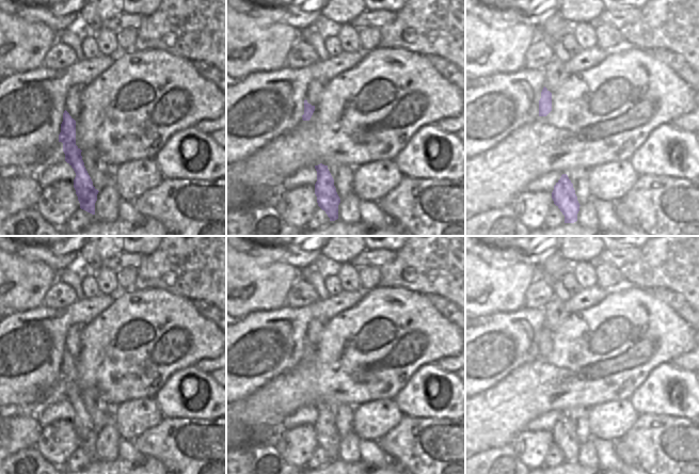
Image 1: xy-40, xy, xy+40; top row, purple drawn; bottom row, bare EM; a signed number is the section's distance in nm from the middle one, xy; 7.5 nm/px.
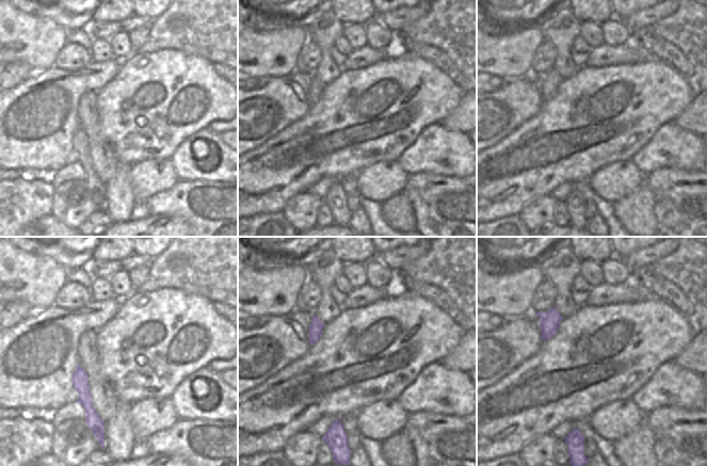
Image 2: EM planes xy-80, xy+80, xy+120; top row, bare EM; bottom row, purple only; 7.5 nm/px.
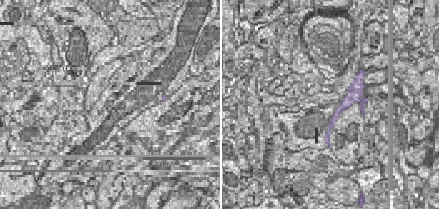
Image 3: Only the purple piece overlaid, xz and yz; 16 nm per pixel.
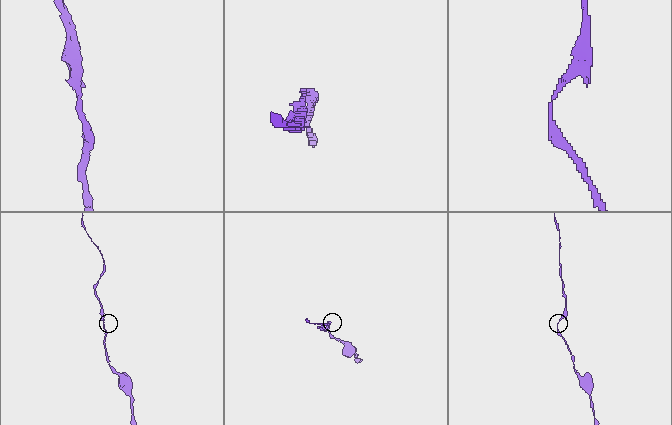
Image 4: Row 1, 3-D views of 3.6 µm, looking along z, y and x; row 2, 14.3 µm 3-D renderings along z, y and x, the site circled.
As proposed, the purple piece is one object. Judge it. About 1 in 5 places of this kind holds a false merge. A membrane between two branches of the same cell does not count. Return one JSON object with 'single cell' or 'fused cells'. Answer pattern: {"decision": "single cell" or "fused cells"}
{"decision": "single cell"}

